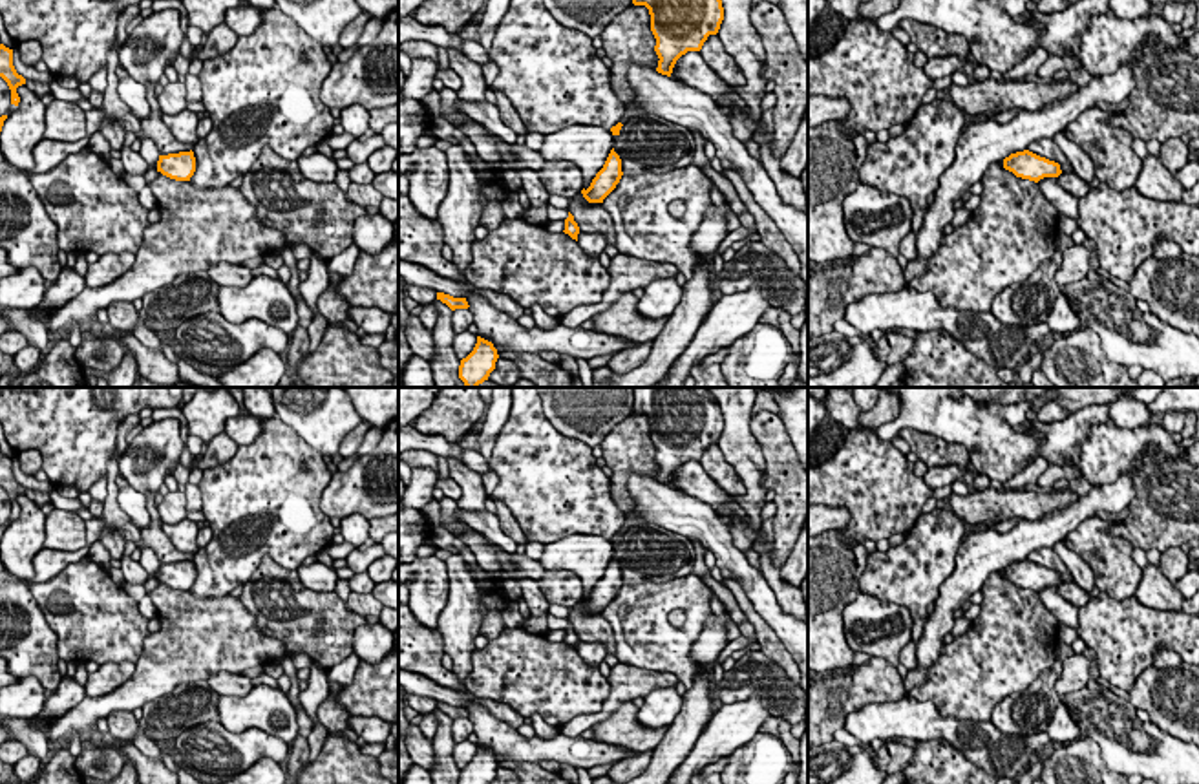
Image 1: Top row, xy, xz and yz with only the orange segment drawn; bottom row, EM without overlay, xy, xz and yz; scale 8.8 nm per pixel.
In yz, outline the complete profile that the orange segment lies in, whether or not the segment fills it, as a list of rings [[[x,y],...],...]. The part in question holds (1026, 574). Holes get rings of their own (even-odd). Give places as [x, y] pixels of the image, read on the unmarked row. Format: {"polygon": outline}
{"polygon": [[[1029,559],[1011,563],[1003,568],[1003,577],[1016,587],[1038,592],[1044,587],[1058,587],[1062,583],[1060,574],[1040,567]]]}

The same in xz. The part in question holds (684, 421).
{"polygon": [[[632,387],[634,415],[645,415],[656,448],[656,481],[671,486],[676,470],[700,461],[724,429],[718,400],[706,387]]]}

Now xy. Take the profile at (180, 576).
{"polygon": [[[194,561],[159,565],[157,581],[175,590],[190,590],[196,581]]]}

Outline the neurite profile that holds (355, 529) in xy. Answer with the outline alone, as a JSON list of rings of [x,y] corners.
[[[360,514],[347,515],[340,523],[340,534],[345,543],[358,548],[369,537],[369,521]]]

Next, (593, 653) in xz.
[[[579,641],[578,652],[589,665],[600,667],[607,656],[607,647],[598,641]]]

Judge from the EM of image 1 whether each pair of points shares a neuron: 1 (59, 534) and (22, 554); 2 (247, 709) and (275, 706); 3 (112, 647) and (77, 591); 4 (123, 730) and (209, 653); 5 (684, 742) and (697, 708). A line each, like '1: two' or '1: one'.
1: two
2: one
3: one
4: two
5: one

